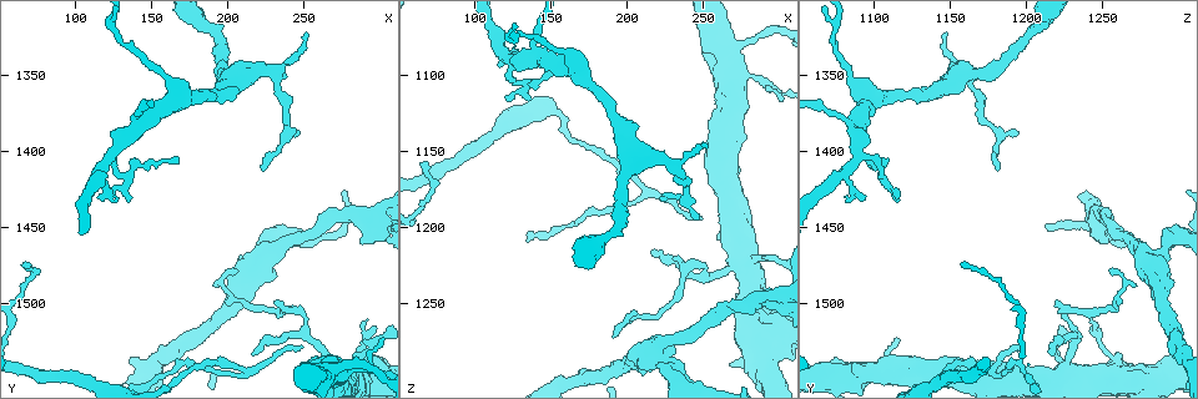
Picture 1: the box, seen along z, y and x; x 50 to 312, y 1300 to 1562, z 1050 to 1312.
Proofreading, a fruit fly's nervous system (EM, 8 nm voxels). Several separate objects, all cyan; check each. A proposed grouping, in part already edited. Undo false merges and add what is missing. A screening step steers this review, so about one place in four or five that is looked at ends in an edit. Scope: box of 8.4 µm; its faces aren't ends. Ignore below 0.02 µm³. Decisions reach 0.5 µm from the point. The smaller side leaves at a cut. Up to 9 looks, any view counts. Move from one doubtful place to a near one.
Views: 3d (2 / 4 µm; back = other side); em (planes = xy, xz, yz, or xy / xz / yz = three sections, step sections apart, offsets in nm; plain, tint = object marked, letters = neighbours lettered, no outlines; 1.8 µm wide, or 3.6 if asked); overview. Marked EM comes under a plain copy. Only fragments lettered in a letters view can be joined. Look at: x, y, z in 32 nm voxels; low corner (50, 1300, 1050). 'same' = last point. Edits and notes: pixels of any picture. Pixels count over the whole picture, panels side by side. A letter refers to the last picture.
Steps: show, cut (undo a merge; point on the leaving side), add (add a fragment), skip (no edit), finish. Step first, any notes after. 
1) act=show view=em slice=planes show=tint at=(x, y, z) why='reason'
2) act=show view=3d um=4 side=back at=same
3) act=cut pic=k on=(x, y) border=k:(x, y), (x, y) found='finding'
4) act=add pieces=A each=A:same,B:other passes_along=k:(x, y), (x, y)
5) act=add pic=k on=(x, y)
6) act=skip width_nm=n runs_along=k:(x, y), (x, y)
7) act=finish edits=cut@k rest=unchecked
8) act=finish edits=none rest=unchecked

act=show view=em slice=planes show=letters at=(296, 1442, 1244)

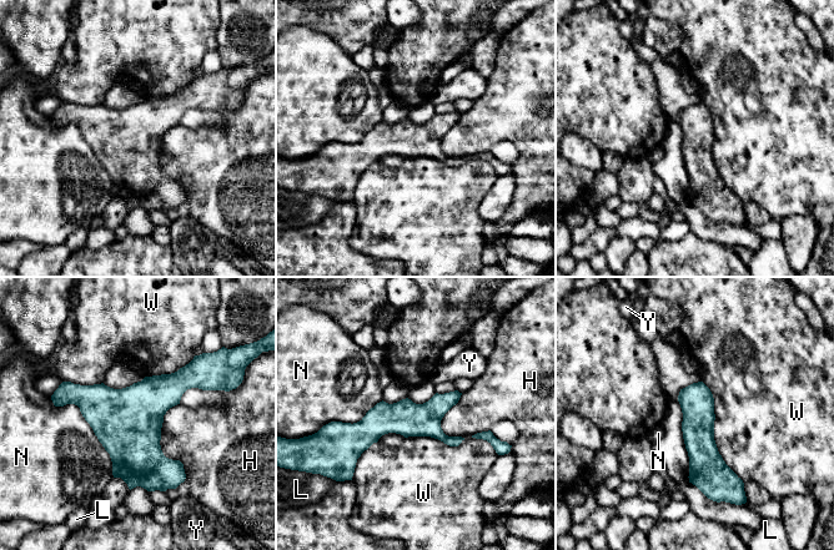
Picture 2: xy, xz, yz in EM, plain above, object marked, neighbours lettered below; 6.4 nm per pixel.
act=skip each=H:other,L:other,N:other,W:other,Y:other found='continuous, no second neuron'

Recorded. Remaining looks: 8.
act=show view=em slice=planes show=letters at=(248, 1528, 1194) why='free end'

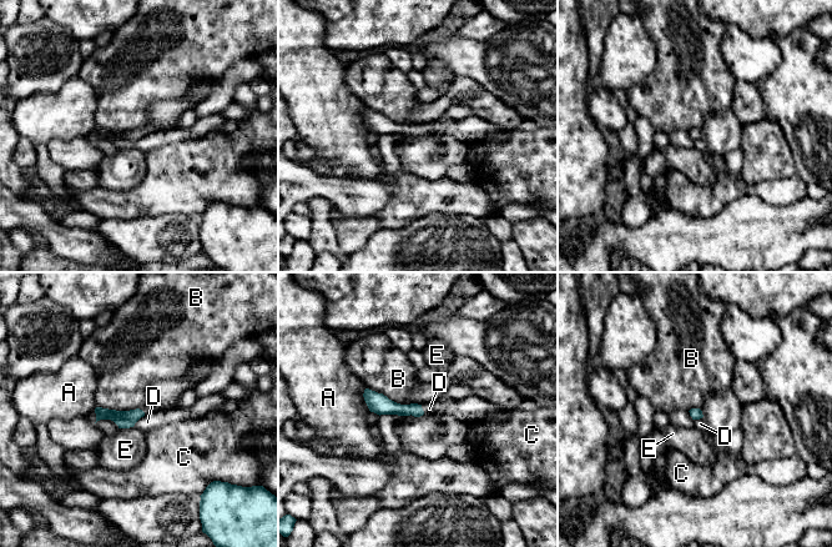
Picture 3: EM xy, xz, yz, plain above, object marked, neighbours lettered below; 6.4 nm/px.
act=add pieces=D each=A:other,B:other,C:other,D:same,E:other passes_along=3:(122, 418), (141, 416), (147, 422) found='it goes on there'

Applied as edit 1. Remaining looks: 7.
act=show view=em slice=xz step=4 show=tint at=(288, 1542, 1260) why='four-way junction'

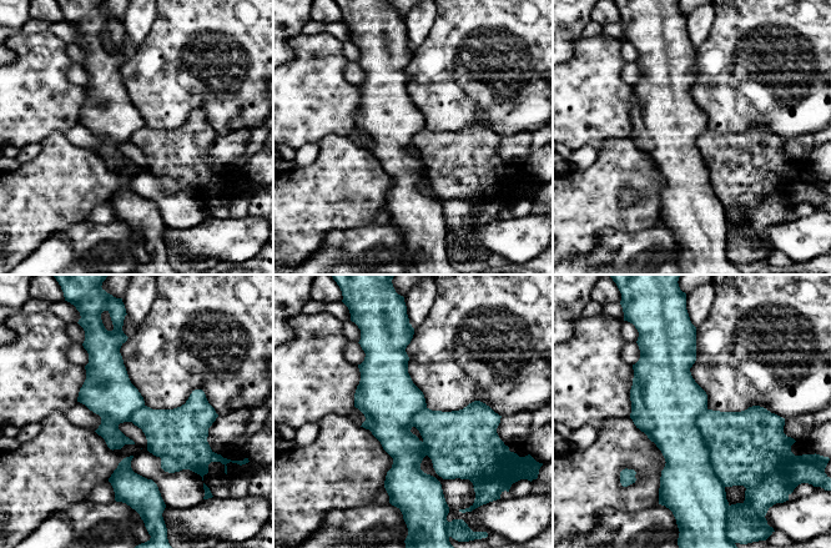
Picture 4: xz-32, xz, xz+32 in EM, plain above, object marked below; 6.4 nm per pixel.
act=show view=em slice=xz step=4 show=letters at=same

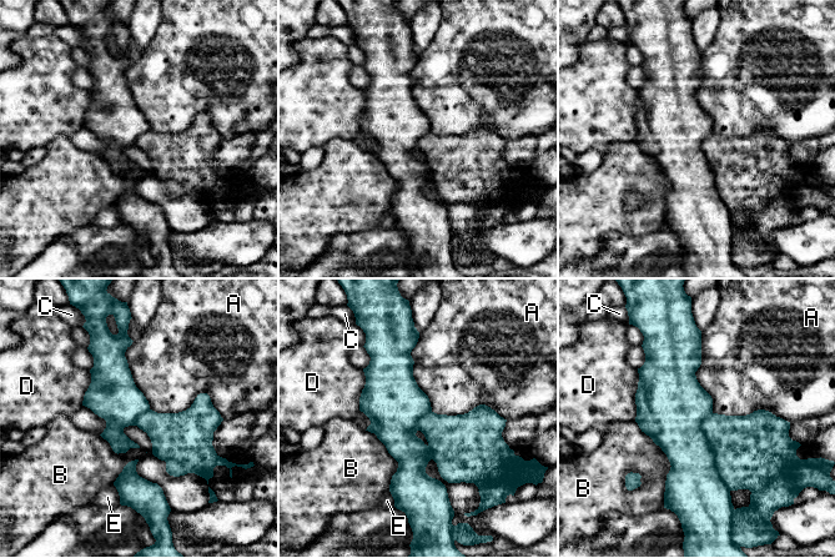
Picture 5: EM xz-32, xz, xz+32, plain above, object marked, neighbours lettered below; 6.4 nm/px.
act=cut pic=5 on=(751, 451) longest_contact=A:800nm each=A:other,B:other,C:other,D:other,E:other found='two neurons meet here'

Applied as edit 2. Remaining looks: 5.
act=finish edits=add@3,cut@5 rest=unchecked

